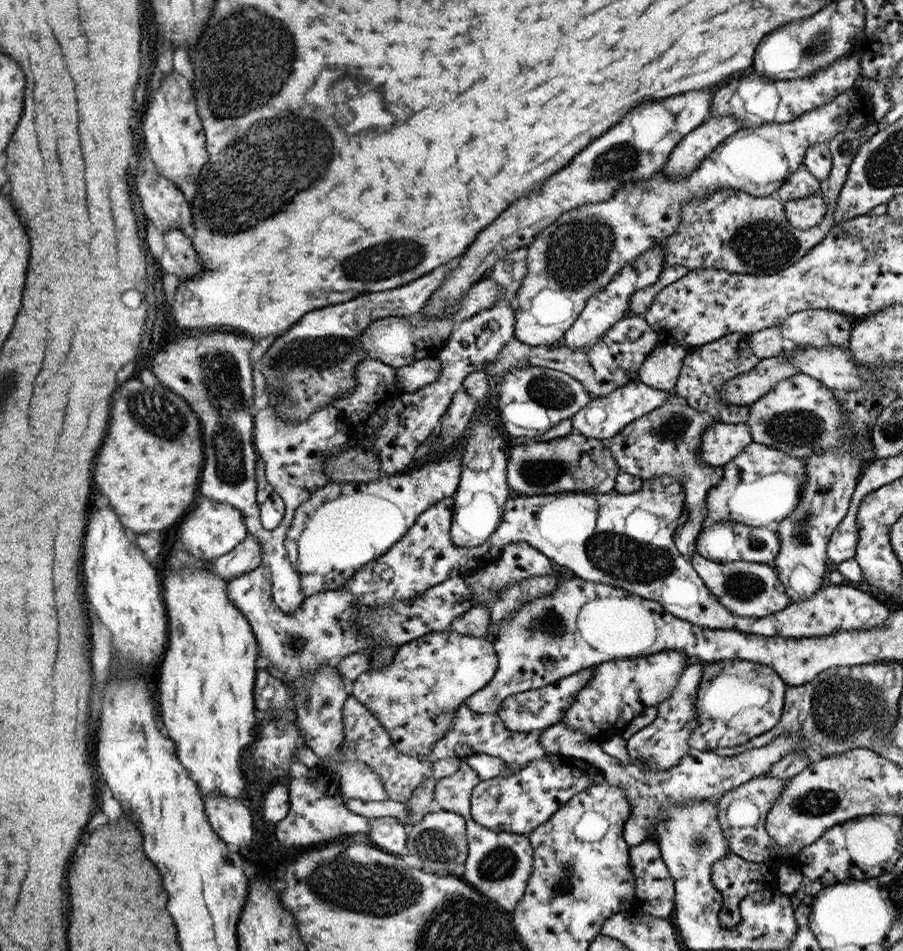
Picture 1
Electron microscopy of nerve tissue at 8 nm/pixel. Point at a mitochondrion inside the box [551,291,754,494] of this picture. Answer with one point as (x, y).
(670, 427)

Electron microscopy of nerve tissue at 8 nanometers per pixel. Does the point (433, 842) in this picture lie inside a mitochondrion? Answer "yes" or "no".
yes

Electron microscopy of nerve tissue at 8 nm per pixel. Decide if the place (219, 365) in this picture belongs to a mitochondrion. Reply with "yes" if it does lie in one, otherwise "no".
yes

